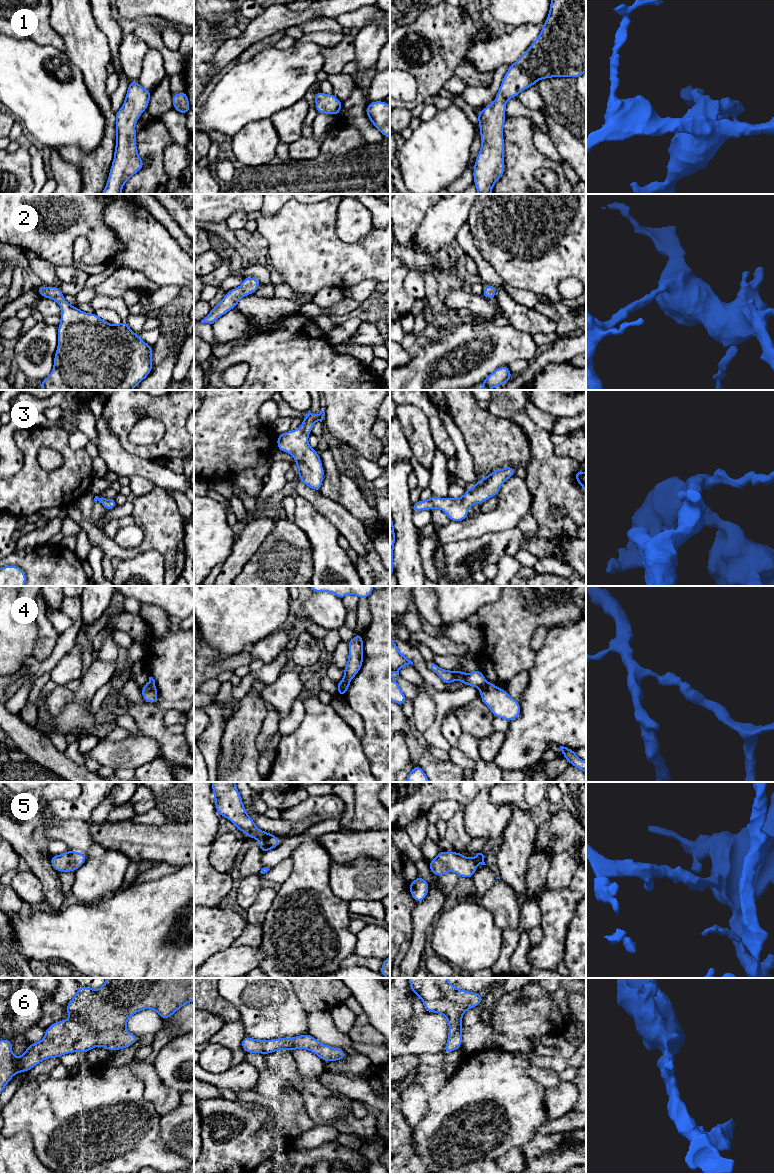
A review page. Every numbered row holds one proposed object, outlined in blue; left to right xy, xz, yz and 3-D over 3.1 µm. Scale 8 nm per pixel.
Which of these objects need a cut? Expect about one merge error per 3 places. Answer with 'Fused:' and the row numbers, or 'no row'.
Fused: 4

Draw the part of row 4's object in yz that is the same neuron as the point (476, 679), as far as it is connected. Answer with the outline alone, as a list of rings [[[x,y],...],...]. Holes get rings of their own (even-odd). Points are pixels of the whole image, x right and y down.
[[[434,661],[428,663],[428,668],[431,671],[435,672],[446,685],[456,680],[459,680],[460,682],[466,684],[467,686],[480,688],[486,682],[483,673],[479,669],[473,671],[470,674],[467,674],[461,670],[450,671],[450,670],[440,668],[435,664]]]

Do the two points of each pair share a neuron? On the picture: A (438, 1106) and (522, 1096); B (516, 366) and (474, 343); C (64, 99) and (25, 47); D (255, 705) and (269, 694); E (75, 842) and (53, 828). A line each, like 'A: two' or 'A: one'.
A: one
B: two
C: one
D: two
E: one

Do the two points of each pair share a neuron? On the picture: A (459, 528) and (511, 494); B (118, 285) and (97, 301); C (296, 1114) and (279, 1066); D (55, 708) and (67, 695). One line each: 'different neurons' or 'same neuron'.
A: same neuron
B: different neurons
C: different neurons
D: same neuron

